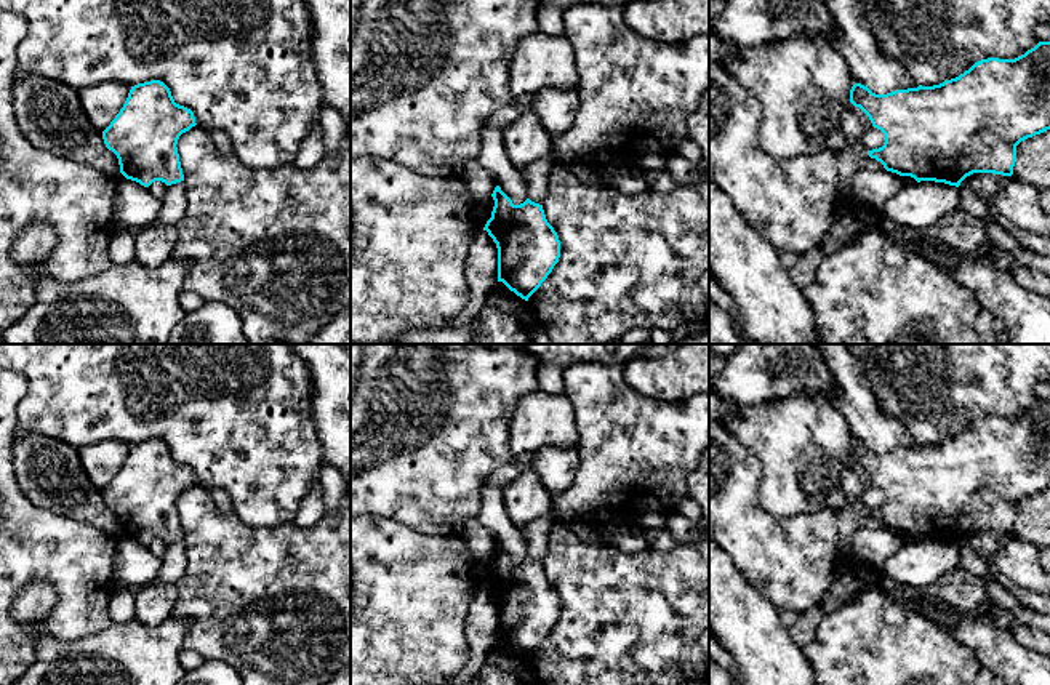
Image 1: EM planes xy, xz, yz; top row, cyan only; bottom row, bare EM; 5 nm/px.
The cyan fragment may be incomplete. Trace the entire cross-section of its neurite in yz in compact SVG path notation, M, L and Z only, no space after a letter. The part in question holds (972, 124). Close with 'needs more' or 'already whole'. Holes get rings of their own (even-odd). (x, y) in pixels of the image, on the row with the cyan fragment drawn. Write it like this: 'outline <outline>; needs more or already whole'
outline M1039 42L1015 59L981 59L959 77L933 86L876 94L855 83L850 102L884 133L884 146L868 155L887 171L956 187L973 173L1012 176L1016 146L1050 130L1050 42Z; already whole

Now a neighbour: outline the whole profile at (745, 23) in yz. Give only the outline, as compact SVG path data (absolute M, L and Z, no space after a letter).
M727 0L714 32L738 48L815 34L836 45L840 37L824 0Z

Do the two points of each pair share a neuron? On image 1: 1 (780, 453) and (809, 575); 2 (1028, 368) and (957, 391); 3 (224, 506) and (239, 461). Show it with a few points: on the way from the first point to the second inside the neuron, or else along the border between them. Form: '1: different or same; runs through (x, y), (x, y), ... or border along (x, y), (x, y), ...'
1: different; border along (757, 503), (775, 517), (810, 514), (826, 508)
2: same; runs through (1010, 368), (1001, 368), (981, 388), (975, 388)
3: different; border along (208, 488), (221, 488), (228, 495), (232, 509)

